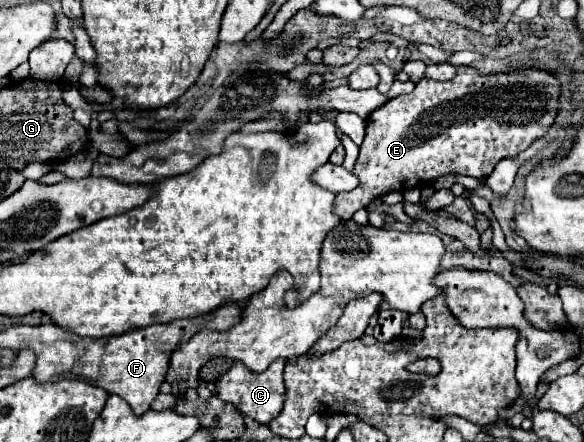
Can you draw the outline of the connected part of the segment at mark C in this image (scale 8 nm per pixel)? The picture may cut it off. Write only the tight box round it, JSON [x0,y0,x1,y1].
[216,360,286,424]

